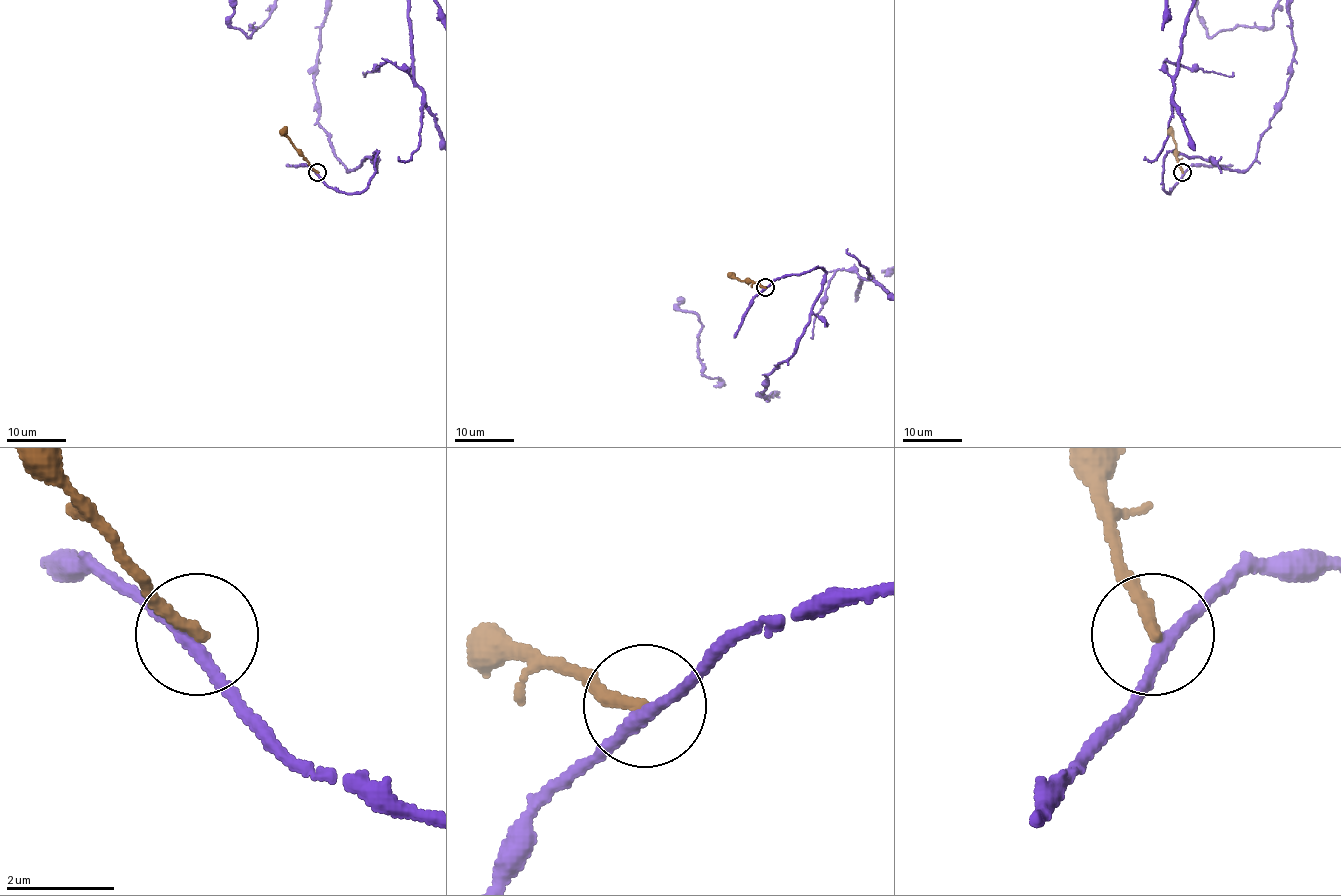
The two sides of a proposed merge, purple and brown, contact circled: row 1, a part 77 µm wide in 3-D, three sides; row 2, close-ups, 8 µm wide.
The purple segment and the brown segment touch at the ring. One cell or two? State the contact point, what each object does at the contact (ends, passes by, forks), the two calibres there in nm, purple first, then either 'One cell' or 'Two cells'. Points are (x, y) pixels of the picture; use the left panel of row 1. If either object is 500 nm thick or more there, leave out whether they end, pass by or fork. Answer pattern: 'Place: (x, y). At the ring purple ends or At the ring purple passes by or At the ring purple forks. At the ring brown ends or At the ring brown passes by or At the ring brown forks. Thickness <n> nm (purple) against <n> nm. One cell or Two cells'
Place: (317, 172). At the ring purple passes by. At the ring brown ends. Thickness 240 nm (purple) against 240 nm. Two cells

